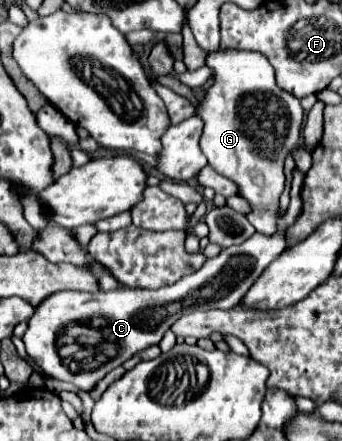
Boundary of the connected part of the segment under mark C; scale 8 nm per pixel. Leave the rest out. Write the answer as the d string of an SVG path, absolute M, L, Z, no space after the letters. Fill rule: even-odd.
M298 168L292 172L290 204L286 215L278 218L278 230L270 236L252 234L246 242L224 248L216 258L210 258L200 270L184 276L172 286L160 290L128 290L118 288L110 292L60 292L46 298L30 318L24 334L28 356L52 378L74 384L80 392L92 392L96 384L114 368L122 366L136 352L154 346L162 340L164 332L170 330L176 318L194 310L236 306L250 290L254 282L240 282L240 276L260 276L264 268L276 260L286 242L286 229L292 225L302 211L301 190L305 174Z

